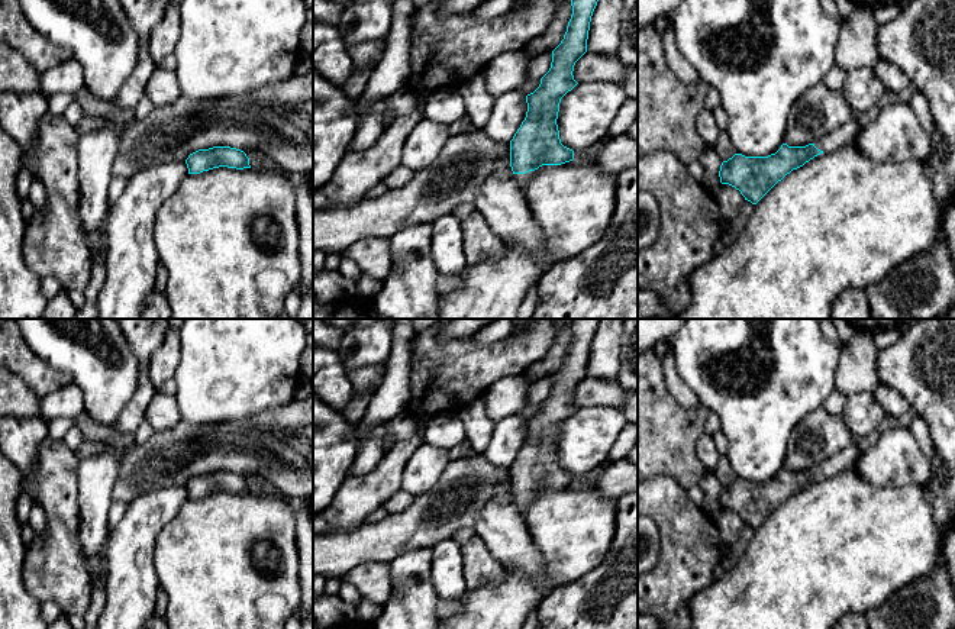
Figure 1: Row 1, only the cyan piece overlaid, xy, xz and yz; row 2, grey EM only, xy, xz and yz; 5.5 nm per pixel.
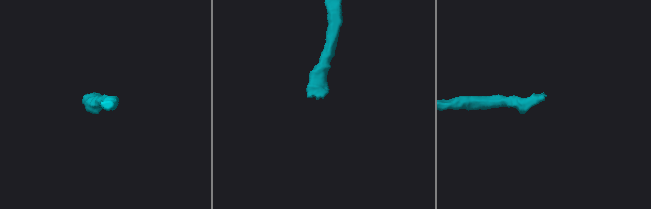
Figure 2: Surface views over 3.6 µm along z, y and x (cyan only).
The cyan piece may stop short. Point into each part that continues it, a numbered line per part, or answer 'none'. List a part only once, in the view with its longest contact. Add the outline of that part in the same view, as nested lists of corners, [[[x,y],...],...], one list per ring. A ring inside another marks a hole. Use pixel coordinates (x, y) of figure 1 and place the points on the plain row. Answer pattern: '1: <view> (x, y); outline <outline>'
1: xz (522, 505); outline [[[530,496],[526,497],[526,499],[513,499],[514,504],[517,506],[517,510],[520,513],[520,516],[523,517],[525,516],[525,512],[530,503]]]

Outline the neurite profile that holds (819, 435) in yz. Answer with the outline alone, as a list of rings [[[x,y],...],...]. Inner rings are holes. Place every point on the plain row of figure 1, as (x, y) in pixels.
[[[823,407],[800,420],[788,439],[788,471],[806,471],[819,467],[829,457],[854,443],[854,435],[842,416],[835,416]]]

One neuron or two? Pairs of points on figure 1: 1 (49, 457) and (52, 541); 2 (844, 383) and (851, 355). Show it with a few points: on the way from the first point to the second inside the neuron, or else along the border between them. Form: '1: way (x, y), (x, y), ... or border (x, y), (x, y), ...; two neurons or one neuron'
1: way (55, 477), (55, 521); one neuron
2: way (851, 376), (851, 363); one neuron

